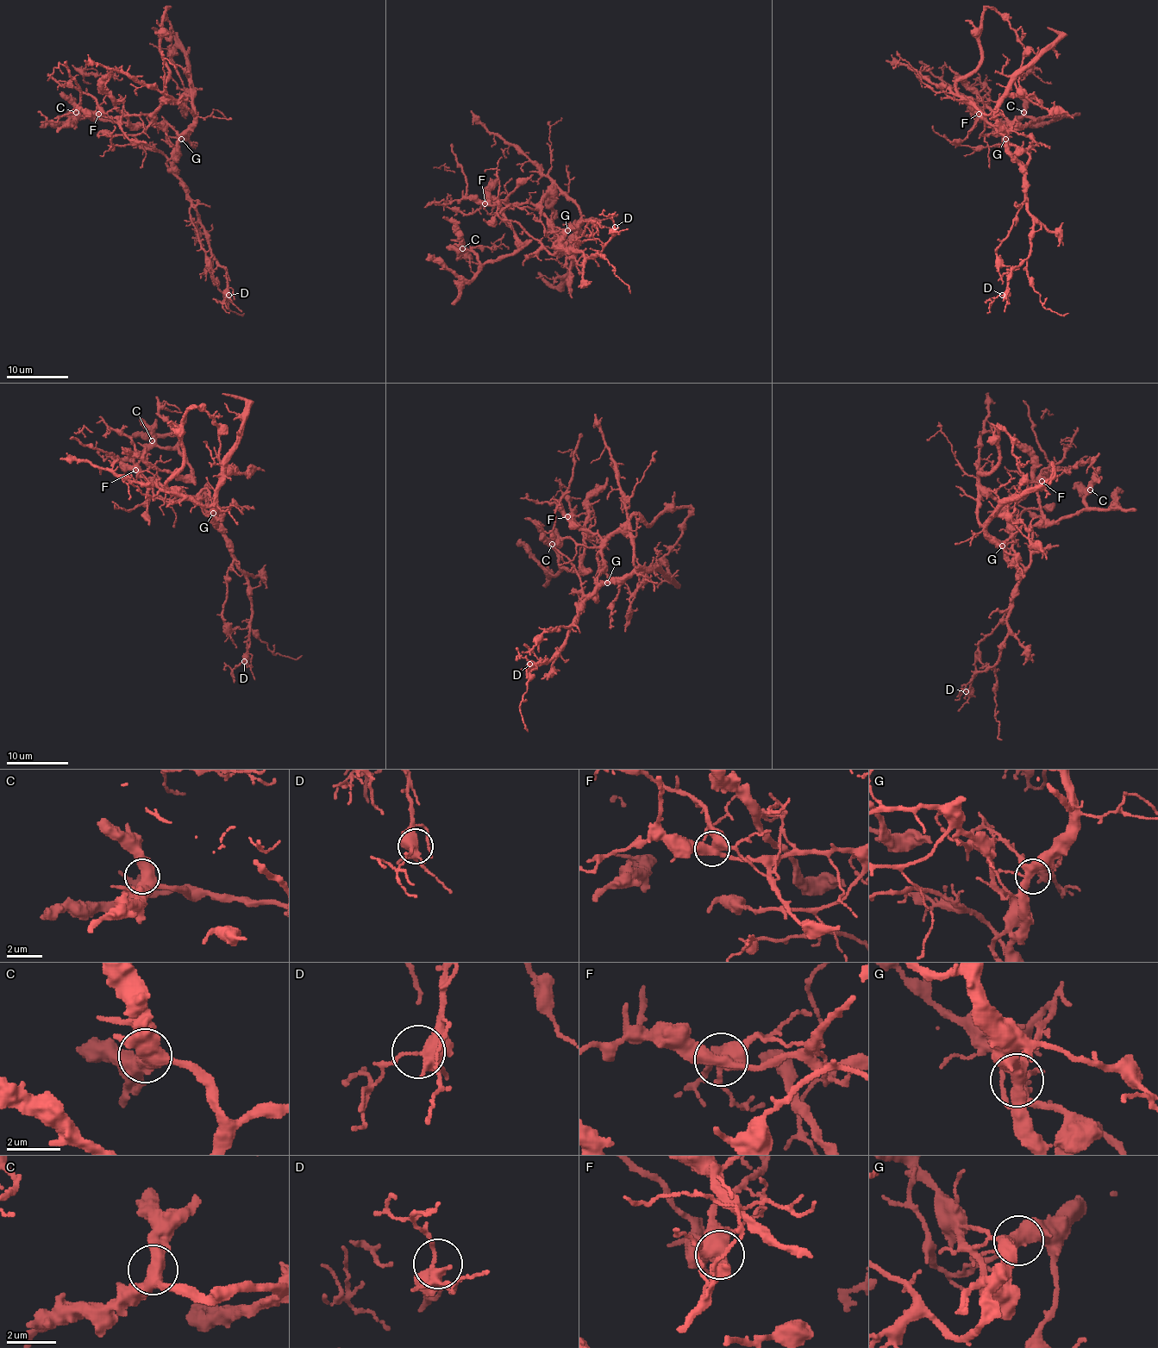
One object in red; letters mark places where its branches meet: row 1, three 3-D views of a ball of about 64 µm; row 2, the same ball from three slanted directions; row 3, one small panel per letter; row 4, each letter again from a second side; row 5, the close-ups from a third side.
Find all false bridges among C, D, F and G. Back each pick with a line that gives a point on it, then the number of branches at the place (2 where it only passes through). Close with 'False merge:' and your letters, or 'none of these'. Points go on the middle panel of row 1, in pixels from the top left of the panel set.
F: place (485, 203); branches 5
False merge: F

